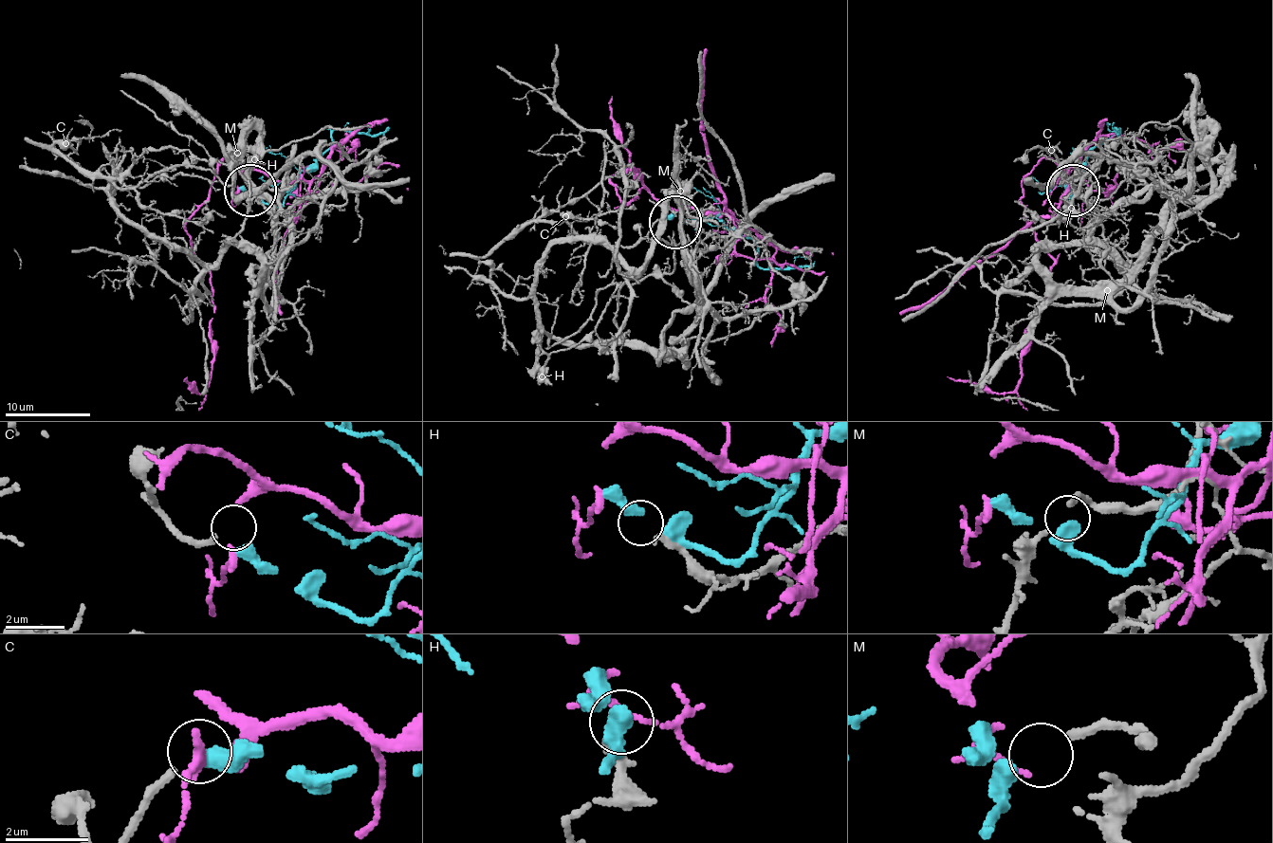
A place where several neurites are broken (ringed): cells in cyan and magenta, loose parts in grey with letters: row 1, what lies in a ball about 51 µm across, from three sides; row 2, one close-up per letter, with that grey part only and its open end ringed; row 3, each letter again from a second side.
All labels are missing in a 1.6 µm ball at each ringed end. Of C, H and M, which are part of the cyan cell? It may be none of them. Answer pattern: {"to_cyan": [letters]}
{"to_cyan": ["C"]}

